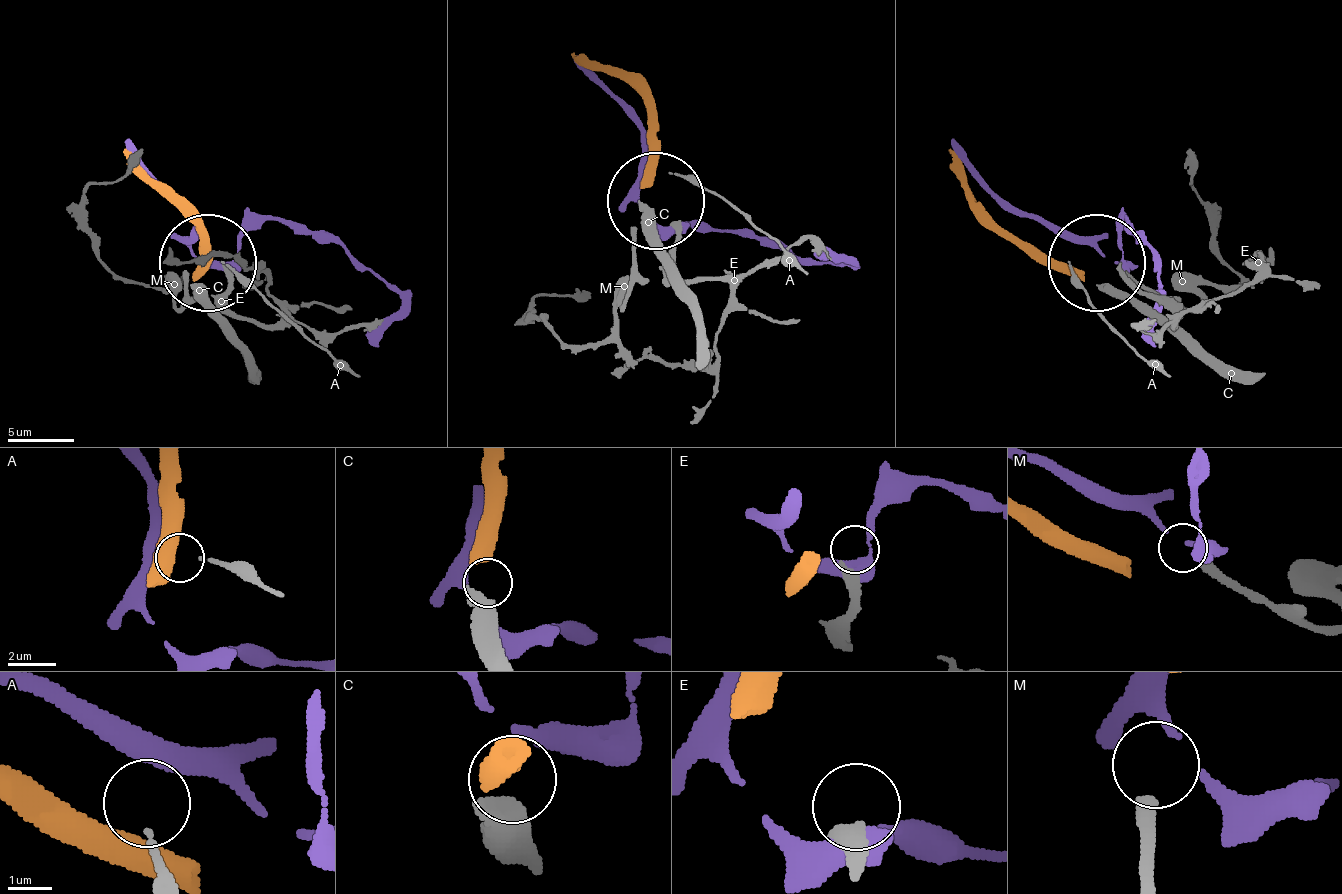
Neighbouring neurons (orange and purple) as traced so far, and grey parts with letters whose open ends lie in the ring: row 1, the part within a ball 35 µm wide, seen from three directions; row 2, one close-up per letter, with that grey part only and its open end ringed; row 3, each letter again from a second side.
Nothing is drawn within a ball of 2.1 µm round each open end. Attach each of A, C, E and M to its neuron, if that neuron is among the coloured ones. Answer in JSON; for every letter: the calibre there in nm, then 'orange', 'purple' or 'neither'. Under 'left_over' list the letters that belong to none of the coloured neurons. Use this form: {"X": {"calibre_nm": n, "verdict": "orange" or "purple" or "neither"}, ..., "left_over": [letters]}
{"A": {"calibre_nm": 110, "verdict": "neither"}, "C": {"calibre_nm": 340, "verdict": "orange"}, "E": {"calibre_nm": 440, "verdict": "neither"}, "M": {"calibre_nm": 400, "verdict": "neither"}, "left_over": ["A", "E", "M"]}

